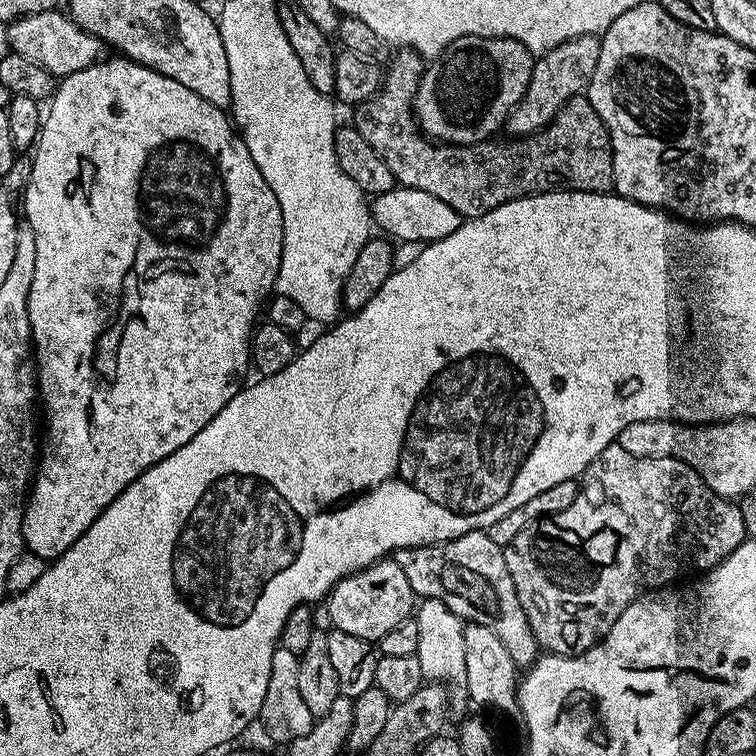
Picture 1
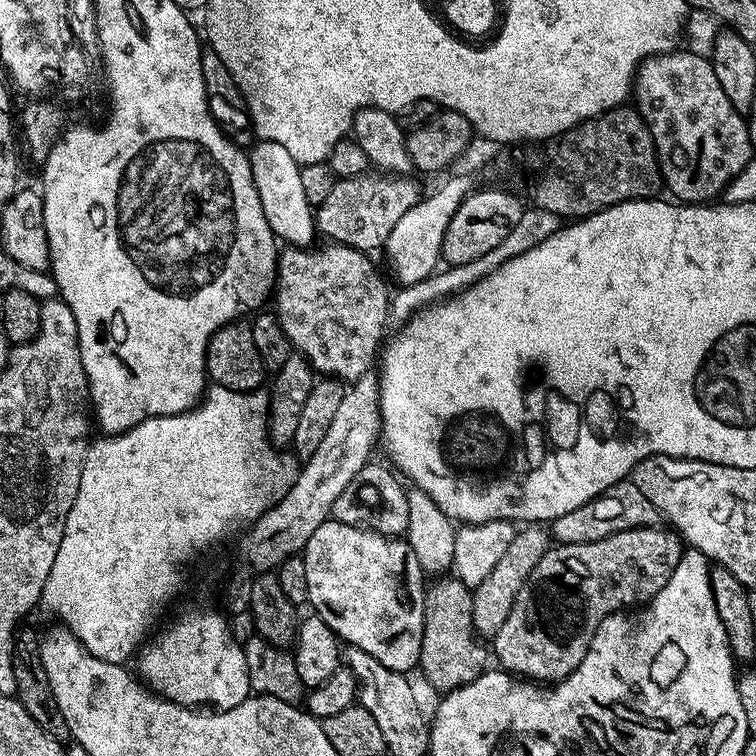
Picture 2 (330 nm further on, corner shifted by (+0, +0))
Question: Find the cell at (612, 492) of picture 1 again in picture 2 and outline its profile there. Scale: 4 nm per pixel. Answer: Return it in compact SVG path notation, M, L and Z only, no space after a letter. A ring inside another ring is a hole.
M635 527L612 532L609 536L601 535L584 544L556 544L549 547L525 578L506 622L494 637L496 656L509 673L519 674L532 682L559 682L566 679L580 665L582 658L586 658L588 644L604 617L629 606L651 601L658 590L666 586L682 555L681 537L667 527Z

